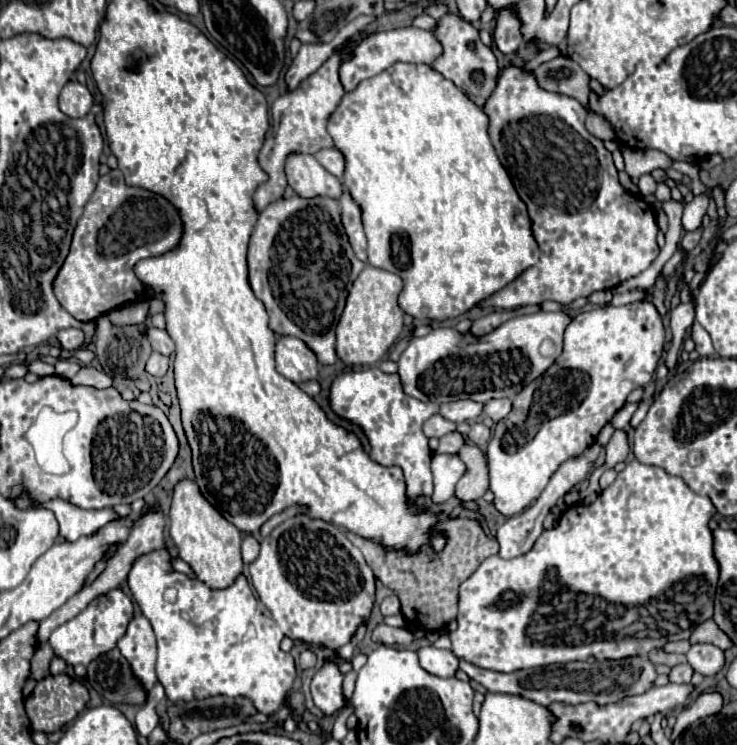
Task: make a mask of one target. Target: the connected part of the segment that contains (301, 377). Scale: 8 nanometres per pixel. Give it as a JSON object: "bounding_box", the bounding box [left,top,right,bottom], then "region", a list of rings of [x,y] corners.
{"bounding_box":[275,335,319,383],"region":[[[283,335],[277,341],[275,349],[275,361],[277,361],[277,371],[291,379],[293,383],[303,383],[317,379],[319,375],[319,361],[317,355],[305,345],[305,341]]]}

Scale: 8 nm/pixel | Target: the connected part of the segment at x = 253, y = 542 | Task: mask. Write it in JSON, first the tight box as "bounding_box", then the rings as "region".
{"bounding_box":[241,535,259,565],"region":[[[245,535],[245,537],[243,537],[241,551],[243,551],[243,563],[249,565],[249,563],[255,561],[257,555],[259,555],[259,541],[257,541],[255,537],[251,537],[251,535]]]}

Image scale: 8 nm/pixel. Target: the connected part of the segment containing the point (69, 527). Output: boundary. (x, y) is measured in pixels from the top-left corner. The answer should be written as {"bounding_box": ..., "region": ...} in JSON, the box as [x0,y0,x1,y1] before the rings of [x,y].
{"bounding_box":[37,499,117,541],"region":[[[53,499],[53,501],[41,503],[37,507],[51,509],[57,515],[57,521],[59,521],[59,527],[61,527],[61,535],[67,541],[75,541],[75,539],[79,539],[83,535],[91,535],[99,527],[103,527],[105,523],[117,519],[113,509],[87,511],[87,509],[71,505],[69,501],[63,501],[63,499]]]}

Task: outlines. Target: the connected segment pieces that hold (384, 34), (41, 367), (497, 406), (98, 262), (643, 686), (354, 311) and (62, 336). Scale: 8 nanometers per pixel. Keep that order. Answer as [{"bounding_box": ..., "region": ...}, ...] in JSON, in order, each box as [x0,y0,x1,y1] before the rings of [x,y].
[{"bounding_box":[339,27,441,91],"region":[[[403,27],[403,29],[395,29],[395,31],[375,31],[375,33],[371,33],[371,37],[363,39],[361,43],[351,41],[351,49],[353,49],[353,59],[345,61],[339,69],[345,91],[355,89],[359,81],[379,75],[381,71],[385,71],[387,67],[391,67],[397,61],[433,63],[441,55],[441,43],[433,37],[433,33],[417,29],[417,27]]]},{"bounding_box":[27,359,55,377],"region":[[[39,359],[33,361],[33,363],[27,363],[27,371],[33,373],[33,375],[39,375],[39,377],[43,377],[43,375],[55,375],[53,365],[49,365],[45,361],[39,361]]]},{"bounding_box":[485,399,511,423],"region":[[[497,399],[497,401],[487,401],[485,403],[485,415],[489,415],[495,423],[501,421],[509,411],[511,411],[511,401],[509,399]]]},{"bounding_box":[53,169,181,321],"region":[[[113,169],[99,179],[83,217],[77,221],[71,251],[53,283],[55,295],[75,319],[93,321],[137,299],[145,287],[133,273],[133,265],[145,257],[171,251],[179,239],[181,219],[177,209],[161,195],[125,185],[121,171]]]},{"bounding_box":[459,657,657,707],"region":[[[627,657],[627,659],[619,659],[619,661],[595,661],[595,663],[583,661],[583,663],[567,663],[567,665],[547,665],[547,667],[537,667],[537,669],[521,669],[521,671],[513,671],[513,673],[481,669],[467,661],[461,661],[459,667],[471,679],[475,679],[483,687],[487,687],[487,691],[491,691],[491,693],[519,695],[519,697],[525,697],[525,699],[545,705],[545,707],[553,701],[565,701],[571,705],[585,703],[585,701],[595,701],[599,705],[615,703],[627,695],[645,693],[653,685],[653,679],[657,677],[655,665],[649,659],[641,659],[641,657]]]},{"bounding_box":[335,265,403,365],"region":[[[365,265],[361,275],[353,281],[353,287],[345,301],[345,309],[335,329],[335,351],[345,365],[375,365],[385,357],[389,347],[395,345],[403,331],[403,311],[397,305],[401,289],[401,277],[371,265]]]},{"bounding_box":[57,329,85,351],"region":[[[63,329],[63,331],[59,331],[57,339],[61,341],[63,349],[75,351],[77,347],[81,347],[85,343],[85,333],[83,333],[83,329]]]}]

